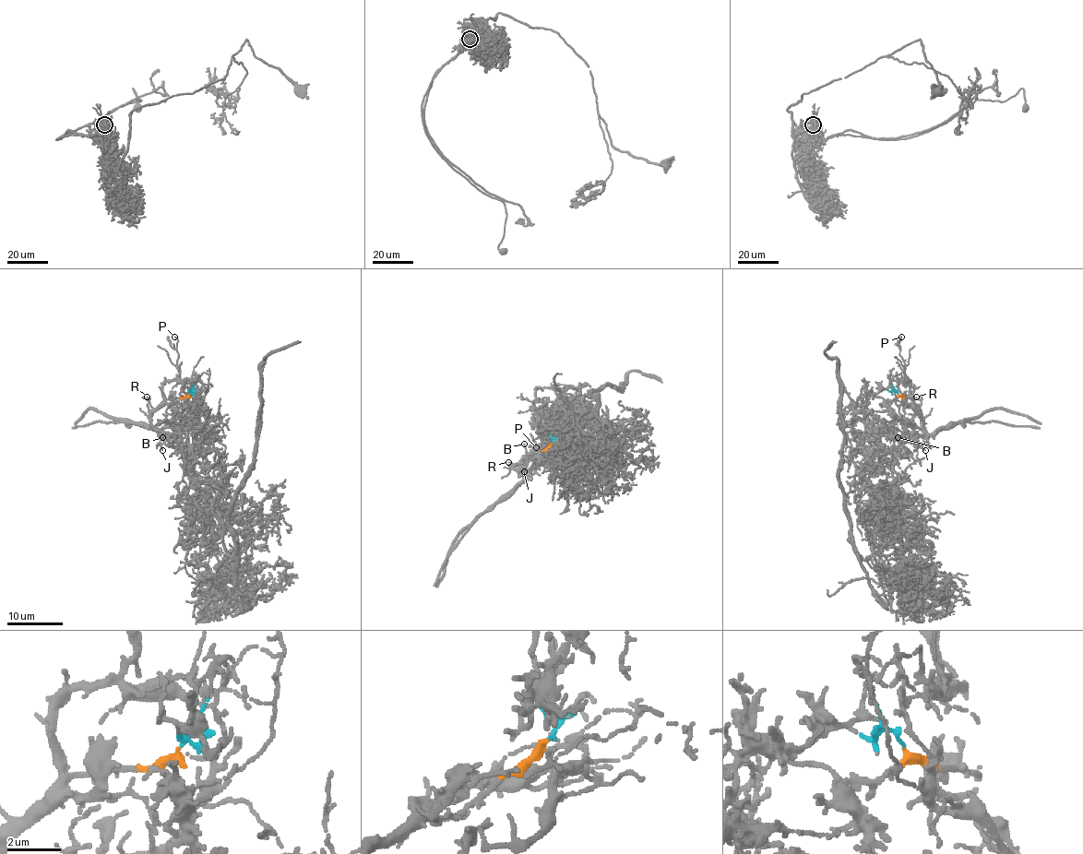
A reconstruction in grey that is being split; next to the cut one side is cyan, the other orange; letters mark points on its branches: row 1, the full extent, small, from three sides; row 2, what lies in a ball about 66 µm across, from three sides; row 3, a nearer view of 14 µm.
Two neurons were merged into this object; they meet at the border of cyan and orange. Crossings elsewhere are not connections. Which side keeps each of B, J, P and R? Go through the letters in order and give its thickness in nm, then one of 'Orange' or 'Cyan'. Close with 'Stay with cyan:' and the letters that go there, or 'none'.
B: Thickness 100 nm. Orange
J: Thickness 90 nm. Orange
P: Thickness 140 nm. Orange
R: Thickness 130 nm. Orange
Stay with cyan: none

